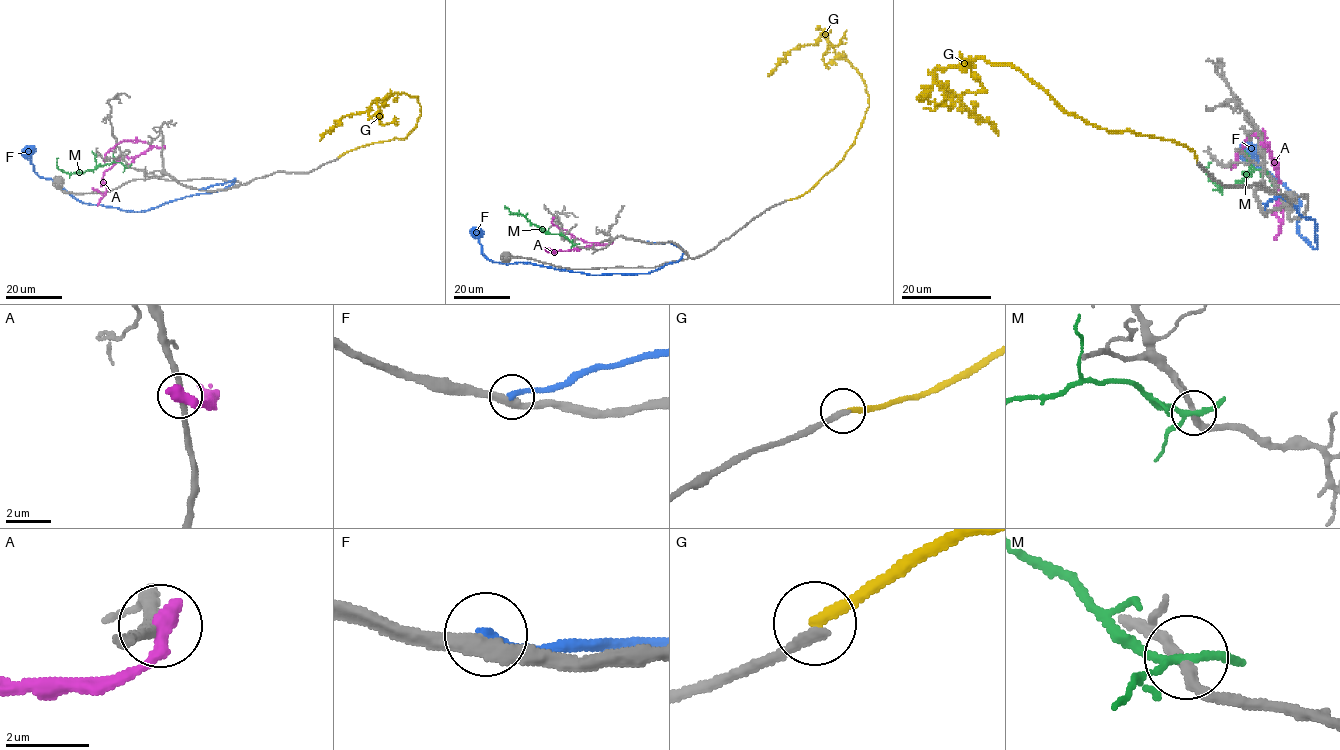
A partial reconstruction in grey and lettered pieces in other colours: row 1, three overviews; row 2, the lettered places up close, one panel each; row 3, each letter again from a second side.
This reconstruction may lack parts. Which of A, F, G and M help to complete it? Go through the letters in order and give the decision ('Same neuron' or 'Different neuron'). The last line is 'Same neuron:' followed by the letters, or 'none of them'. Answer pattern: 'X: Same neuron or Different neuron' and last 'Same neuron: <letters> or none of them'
A: Different neuron
F: Different neuron
G: Different neuron
M: Different neuron
Same neuron: none of them

